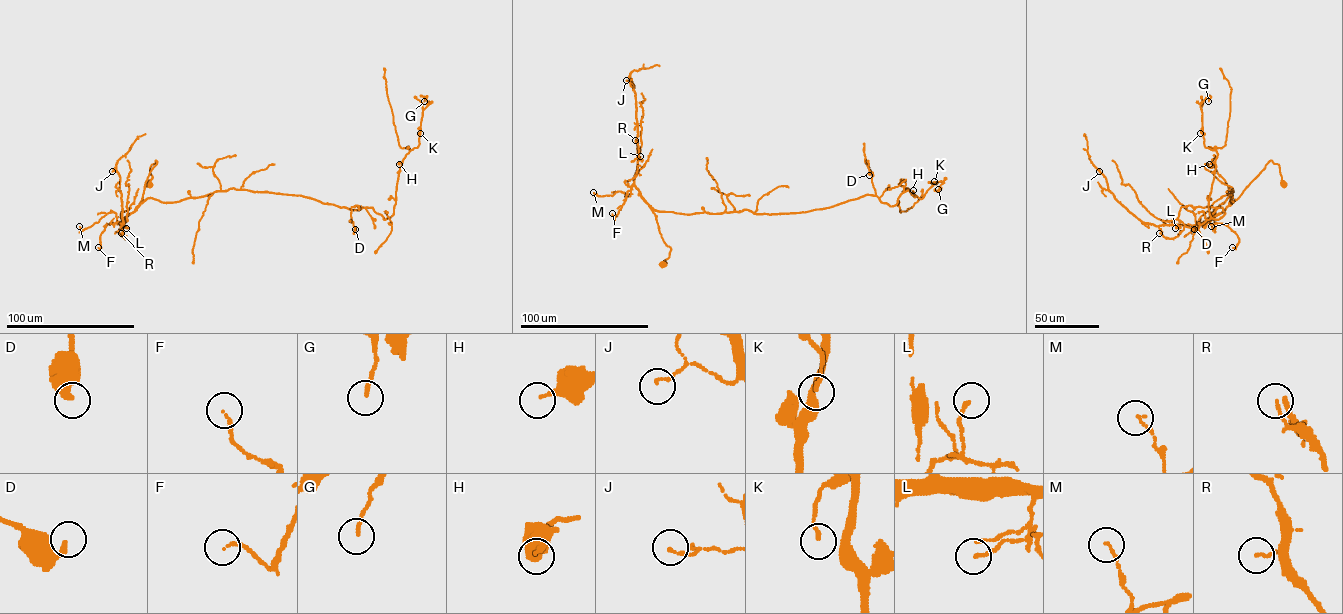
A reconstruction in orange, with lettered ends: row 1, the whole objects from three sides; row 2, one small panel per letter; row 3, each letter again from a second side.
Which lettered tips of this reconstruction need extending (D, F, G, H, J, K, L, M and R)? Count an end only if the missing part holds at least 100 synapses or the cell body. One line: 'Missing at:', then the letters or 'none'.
Missing at: none

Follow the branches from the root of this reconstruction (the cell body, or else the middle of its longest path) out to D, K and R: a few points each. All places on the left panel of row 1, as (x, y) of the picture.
D: (148, 184), (156, 160), (137, 207), (148, 198), (178, 202), (235, 188), (361, 206), (351, 207), (355, 229)
K: (148, 184), (156, 160), (137, 207), (235, 188), (372, 207), (386, 219), (420, 133)
R: (148, 184), (152, 177), (150, 167), (156, 160), (145, 182), (141, 201), (120, 223), (123, 224), (121, 233)

